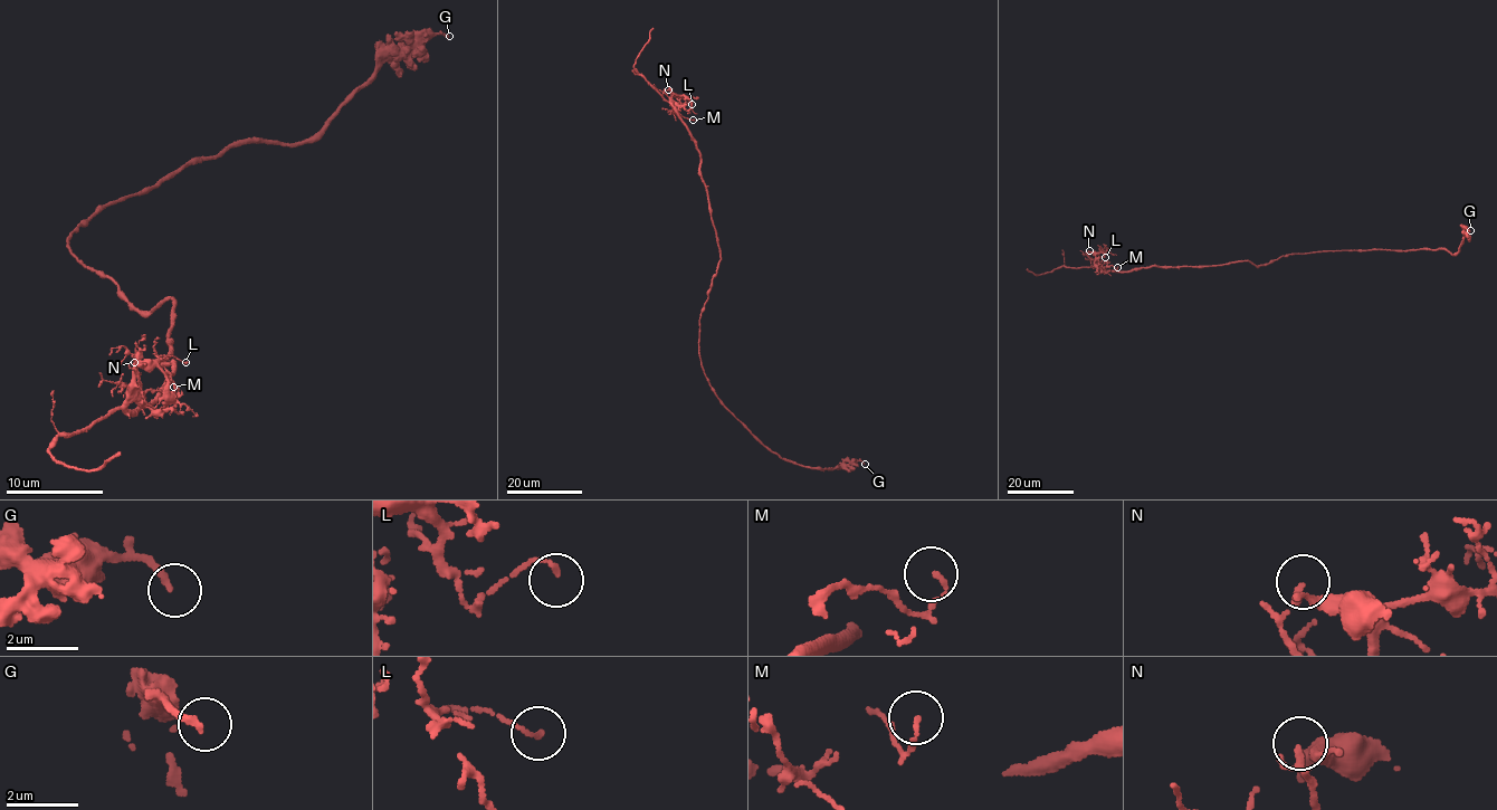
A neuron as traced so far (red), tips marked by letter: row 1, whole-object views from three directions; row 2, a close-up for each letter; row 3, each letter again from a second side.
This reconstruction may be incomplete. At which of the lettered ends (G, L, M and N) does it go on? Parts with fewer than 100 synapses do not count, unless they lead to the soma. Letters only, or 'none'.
none

